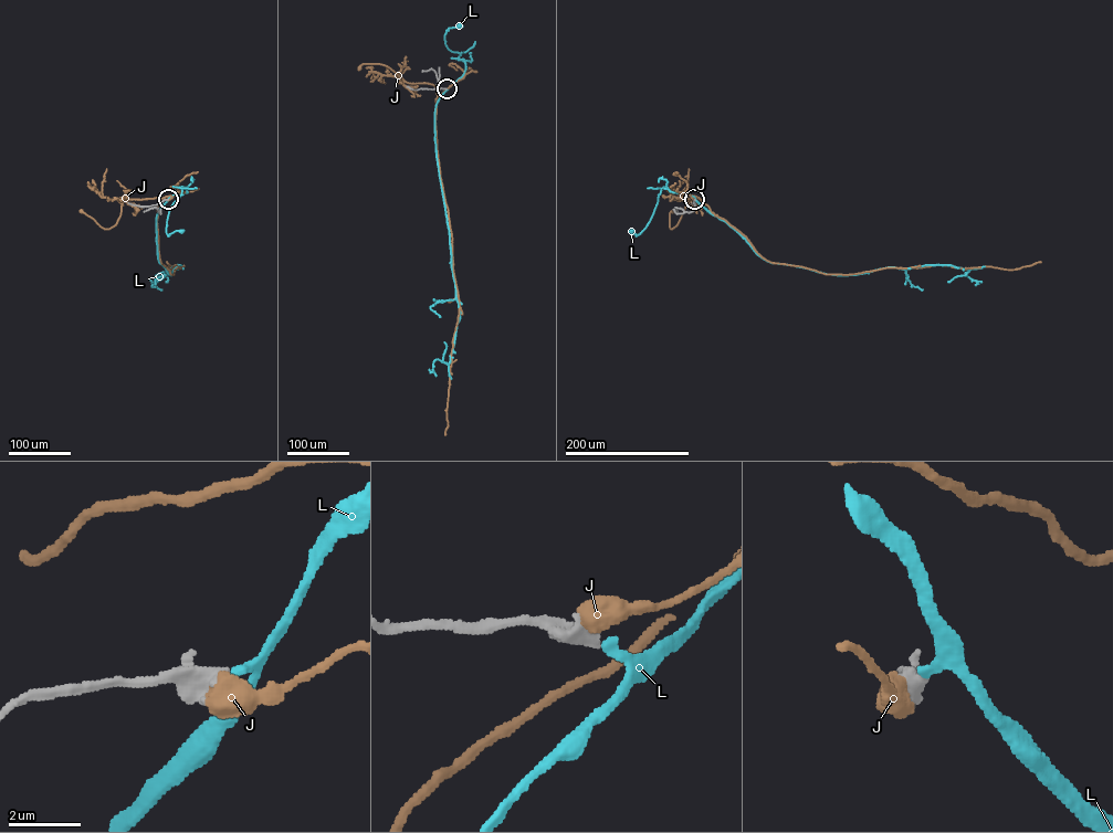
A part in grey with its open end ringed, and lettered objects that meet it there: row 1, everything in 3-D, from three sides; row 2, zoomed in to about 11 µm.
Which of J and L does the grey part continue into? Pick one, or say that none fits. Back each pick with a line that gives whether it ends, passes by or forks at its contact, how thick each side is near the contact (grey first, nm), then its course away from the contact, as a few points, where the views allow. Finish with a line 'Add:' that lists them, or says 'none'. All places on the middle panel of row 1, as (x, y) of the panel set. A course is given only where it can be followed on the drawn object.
L: it ends there; 360 nm thick on the grey side, 260 nm on the other; it runs (447, 88), (465, 70), (464, 60), (459, 58), (460, 53), (449, 50), (444, 40), (449, 28), (460, 25)
Add: L

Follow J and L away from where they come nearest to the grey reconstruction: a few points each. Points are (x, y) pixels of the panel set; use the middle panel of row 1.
J: (445, 88), (438, 95), (433, 85), (400, 81), (385, 65), (364, 63), (359, 67)
L: (447, 88), (465, 70), (464, 60), (459, 58), (460, 53), (449, 50), (444, 40), (449, 28), (460, 25)

